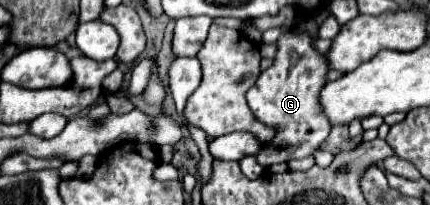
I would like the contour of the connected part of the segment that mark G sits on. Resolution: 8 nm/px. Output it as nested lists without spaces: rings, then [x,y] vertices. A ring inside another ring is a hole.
[[[286,32],[278,38],[274,64],[264,70],[256,84],[246,92],[246,102],[254,118],[276,130],[274,138],[266,142],[256,154],[256,162],[262,168],[312,156],[326,140],[330,124],[324,120],[324,116],[320,116],[318,104],[318,92],[322,84],[326,84],[326,72],[328,68],[324,64],[324,54],[318,54],[312,48],[312,40],[306,34]]]

